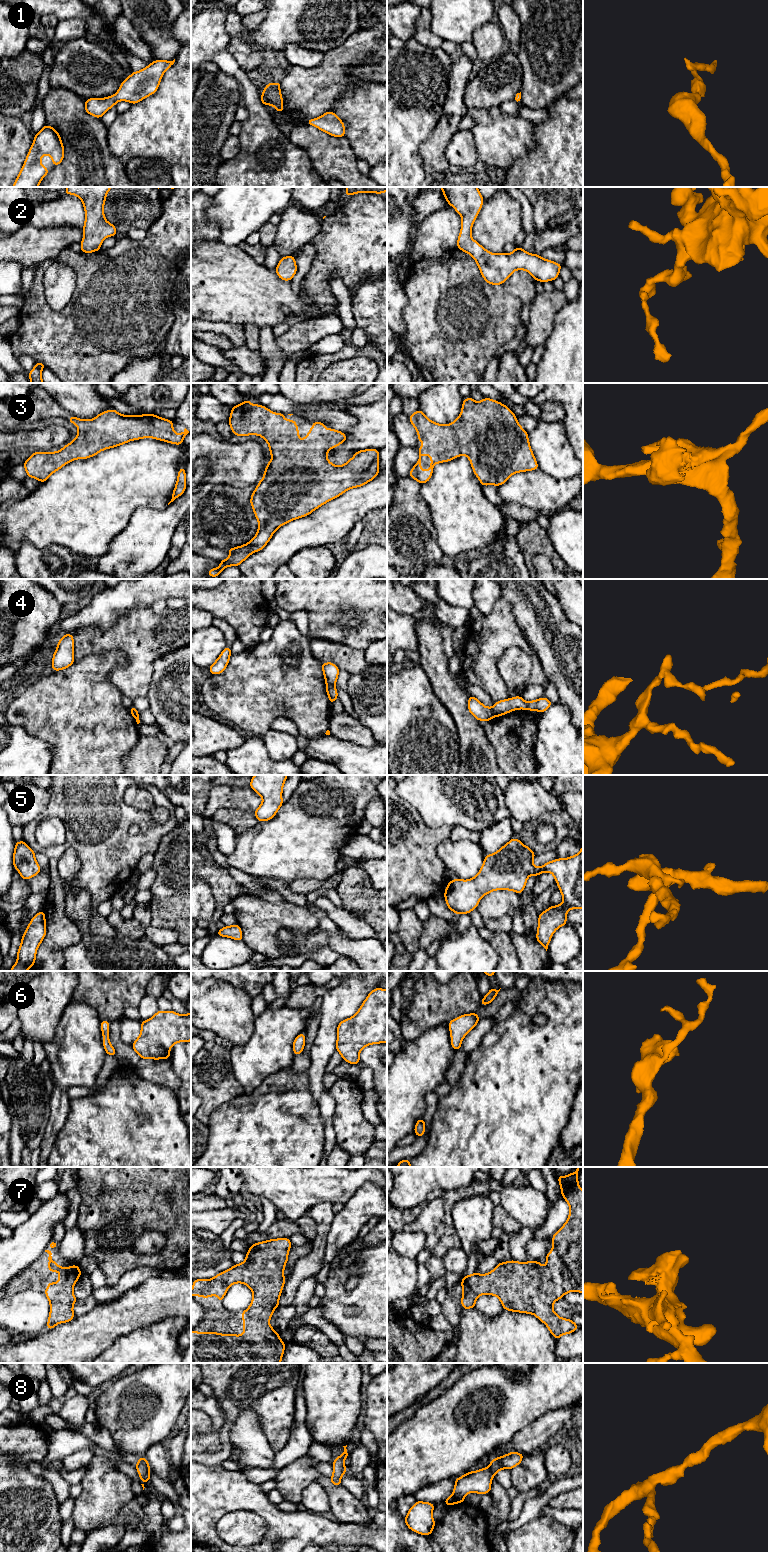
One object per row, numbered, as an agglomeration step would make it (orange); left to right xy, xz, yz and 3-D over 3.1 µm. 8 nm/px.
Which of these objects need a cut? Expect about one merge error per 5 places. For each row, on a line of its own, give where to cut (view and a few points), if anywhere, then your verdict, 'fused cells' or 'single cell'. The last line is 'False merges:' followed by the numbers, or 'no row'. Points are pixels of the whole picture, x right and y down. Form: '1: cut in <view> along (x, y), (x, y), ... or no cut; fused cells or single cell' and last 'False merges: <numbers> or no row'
1: no cut; single cell
2: no cut; single cell
3: no cut; single cell
4: cut in yz along (491, 708), (494, 715); fused cells
5: no cut; single cell
6: no cut; single cell
7: no cut; single cell
8: no cut; single cell
False merges: 4

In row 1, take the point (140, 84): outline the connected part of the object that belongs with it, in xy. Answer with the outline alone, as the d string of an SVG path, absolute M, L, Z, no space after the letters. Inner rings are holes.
M155 60L140 71L132 72L120 85L117 93L106 98L90 98L85 100L86 113L101 118L118 101L136 104L154 94L159 87L165 71L175 62Z

